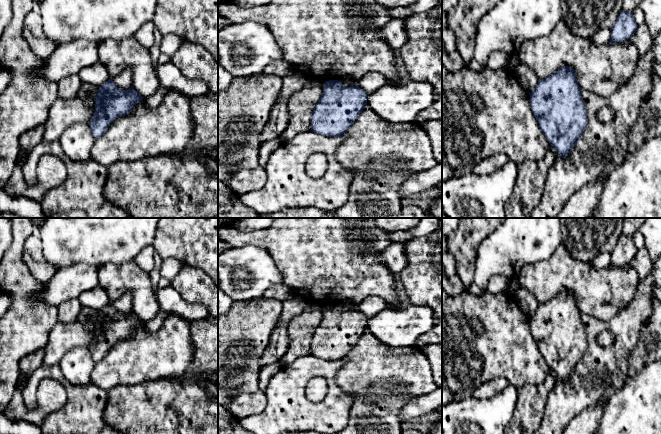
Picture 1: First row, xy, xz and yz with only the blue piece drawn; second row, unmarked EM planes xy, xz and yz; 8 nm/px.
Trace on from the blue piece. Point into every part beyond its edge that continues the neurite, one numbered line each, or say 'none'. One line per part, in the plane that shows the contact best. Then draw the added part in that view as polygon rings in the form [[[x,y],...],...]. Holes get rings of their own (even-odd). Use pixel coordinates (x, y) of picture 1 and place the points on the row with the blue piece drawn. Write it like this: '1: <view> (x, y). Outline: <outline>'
none

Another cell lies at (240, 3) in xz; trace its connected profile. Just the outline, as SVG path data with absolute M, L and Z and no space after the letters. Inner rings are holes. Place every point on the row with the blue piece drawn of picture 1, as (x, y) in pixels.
M234 0L233 3L240 8L254 8L264 6L271 0Z

